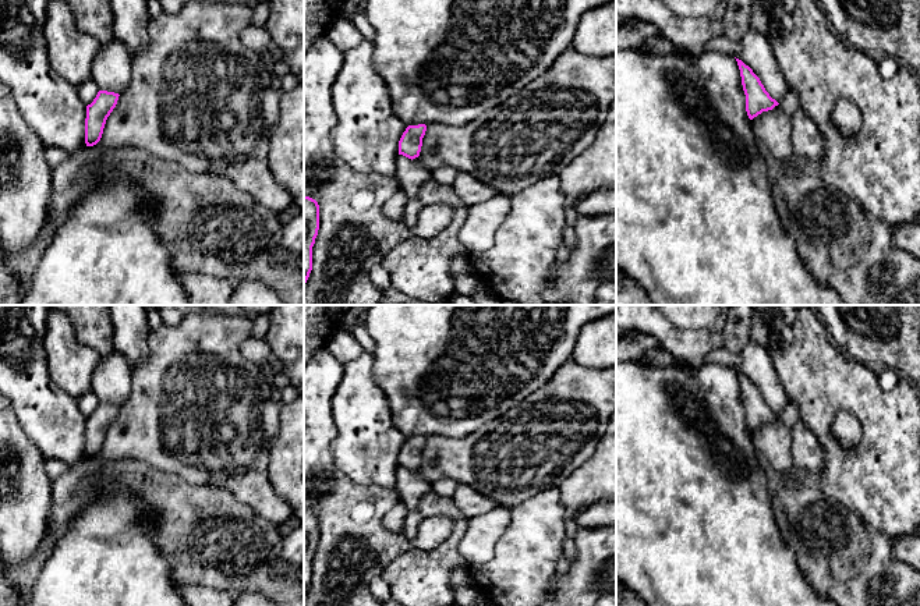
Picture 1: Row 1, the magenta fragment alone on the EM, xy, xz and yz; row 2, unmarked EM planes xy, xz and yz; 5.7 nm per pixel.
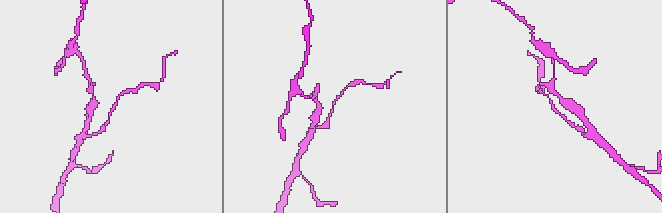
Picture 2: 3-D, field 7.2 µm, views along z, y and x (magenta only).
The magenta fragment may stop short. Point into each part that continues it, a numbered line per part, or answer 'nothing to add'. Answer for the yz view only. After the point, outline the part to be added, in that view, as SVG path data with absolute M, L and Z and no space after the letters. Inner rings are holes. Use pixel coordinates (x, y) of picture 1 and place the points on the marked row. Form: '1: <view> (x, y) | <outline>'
nothing to add

